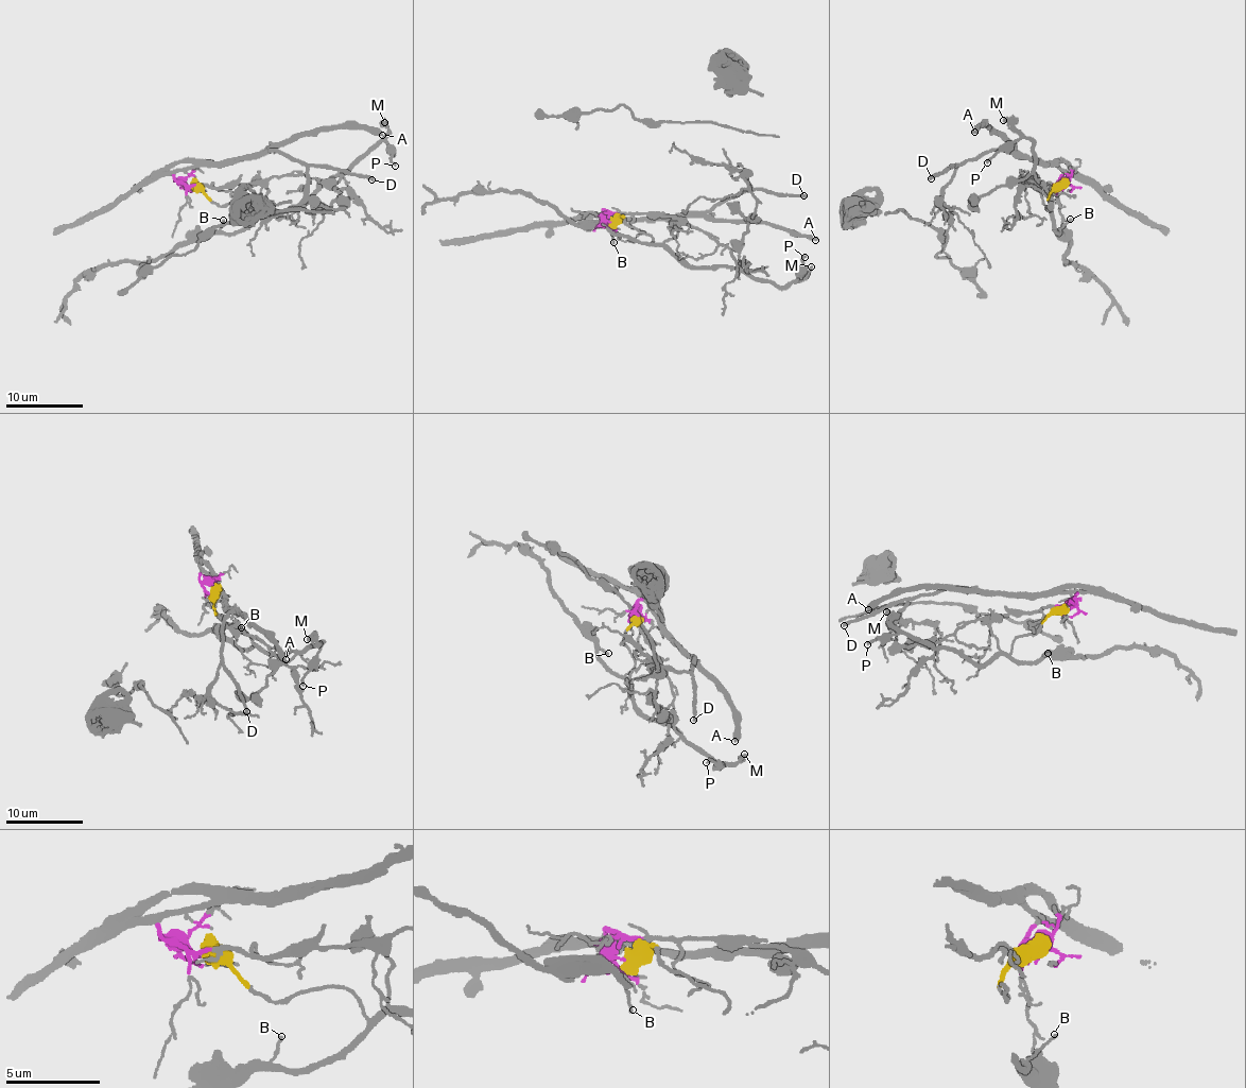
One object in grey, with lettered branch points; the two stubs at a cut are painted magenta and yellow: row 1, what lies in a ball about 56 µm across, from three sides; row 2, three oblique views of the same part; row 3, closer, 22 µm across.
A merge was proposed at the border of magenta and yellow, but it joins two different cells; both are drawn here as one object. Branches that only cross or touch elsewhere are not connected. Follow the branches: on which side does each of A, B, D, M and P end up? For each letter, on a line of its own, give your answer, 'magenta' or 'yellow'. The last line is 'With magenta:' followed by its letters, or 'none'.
A: magenta
B: yellow
D: magenta
M: yellow
P: yellow
With magenta: A, D

